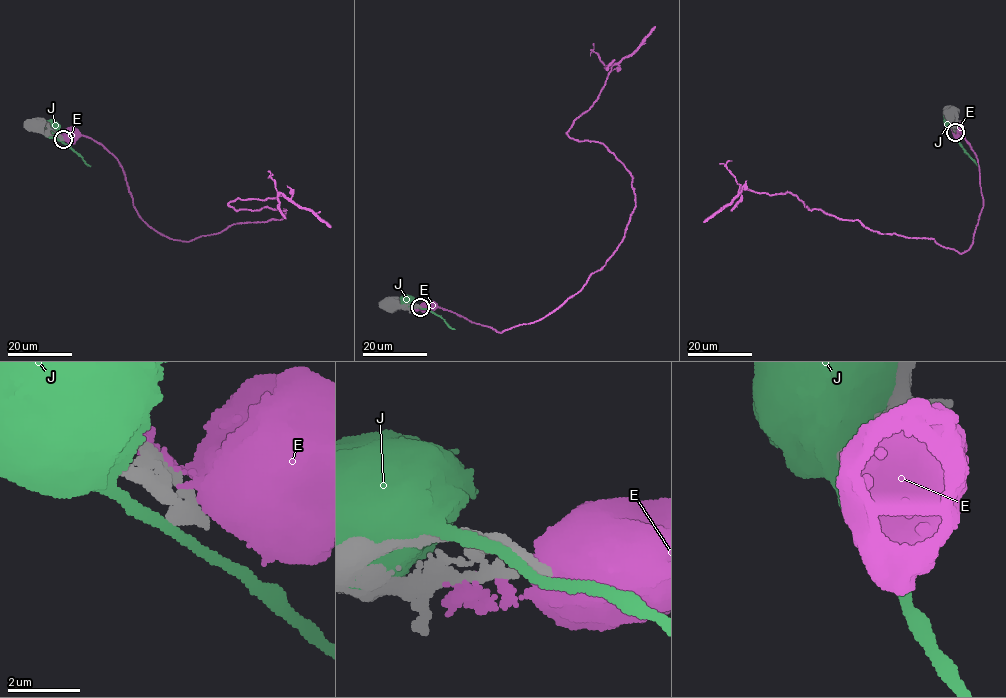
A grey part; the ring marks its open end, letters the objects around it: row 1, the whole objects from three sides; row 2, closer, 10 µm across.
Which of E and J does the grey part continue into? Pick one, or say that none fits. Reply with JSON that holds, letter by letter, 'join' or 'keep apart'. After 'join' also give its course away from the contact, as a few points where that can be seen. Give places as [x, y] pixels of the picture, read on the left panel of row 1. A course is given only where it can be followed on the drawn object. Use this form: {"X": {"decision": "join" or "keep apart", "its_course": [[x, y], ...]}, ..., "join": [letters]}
{"E": {"decision": "keep apart"}, "J": {"decision": "keep apart"}, "join": []}

